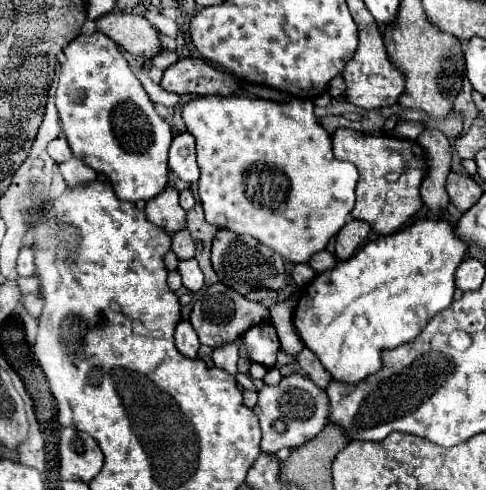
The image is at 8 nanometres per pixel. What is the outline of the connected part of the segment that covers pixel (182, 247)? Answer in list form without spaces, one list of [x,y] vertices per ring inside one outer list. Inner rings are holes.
[[[179,230],[173,234],[173,248],[171,248],[179,260],[189,260],[195,256],[195,242],[191,240],[191,234],[187,230]]]

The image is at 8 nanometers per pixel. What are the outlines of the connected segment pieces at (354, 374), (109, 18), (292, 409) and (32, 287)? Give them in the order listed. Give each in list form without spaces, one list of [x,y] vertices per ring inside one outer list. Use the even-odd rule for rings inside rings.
[[[419,220],[397,234],[379,236],[365,244],[353,258],[339,262],[333,270],[317,274],[301,292],[295,308],[295,328],[303,344],[319,358],[333,380],[359,384],[383,368],[381,354],[415,340],[425,324],[453,302],[453,274],[465,256],[467,246],[453,238],[455,232],[445,220]]]
[[[129,12],[105,14],[97,20],[97,30],[135,56],[153,58],[163,48],[157,30],[139,14]]]
[[[291,374],[285,376],[277,386],[263,386],[259,390],[257,406],[253,408],[261,424],[261,452],[275,454],[281,448],[299,448],[301,444],[315,438],[327,424],[329,402],[327,394],[317,388],[307,376]]]
[[[35,276],[19,277],[17,280],[17,288],[22,294],[29,294],[37,292],[37,278]]]

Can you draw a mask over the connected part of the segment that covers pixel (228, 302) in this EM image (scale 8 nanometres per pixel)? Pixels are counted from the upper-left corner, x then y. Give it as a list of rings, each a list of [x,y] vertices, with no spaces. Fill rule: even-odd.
[[[213,284],[195,302],[195,308],[193,308],[189,320],[191,320],[193,328],[197,330],[201,344],[209,344],[211,348],[217,348],[219,344],[233,342],[233,334],[235,334],[235,338],[239,338],[251,326],[255,326],[263,320],[269,320],[269,310],[261,304],[249,302],[245,296],[241,296],[239,292],[235,292],[233,288],[229,288],[225,284]]]

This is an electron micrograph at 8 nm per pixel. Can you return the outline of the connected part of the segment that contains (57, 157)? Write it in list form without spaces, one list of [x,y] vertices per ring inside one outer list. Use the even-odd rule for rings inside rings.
[[[61,136],[61,138],[55,138],[49,146],[47,146],[47,152],[49,156],[55,160],[55,162],[63,162],[63,160],[69,160],[73,154],[69,150],[69,144],[67,140]]]

